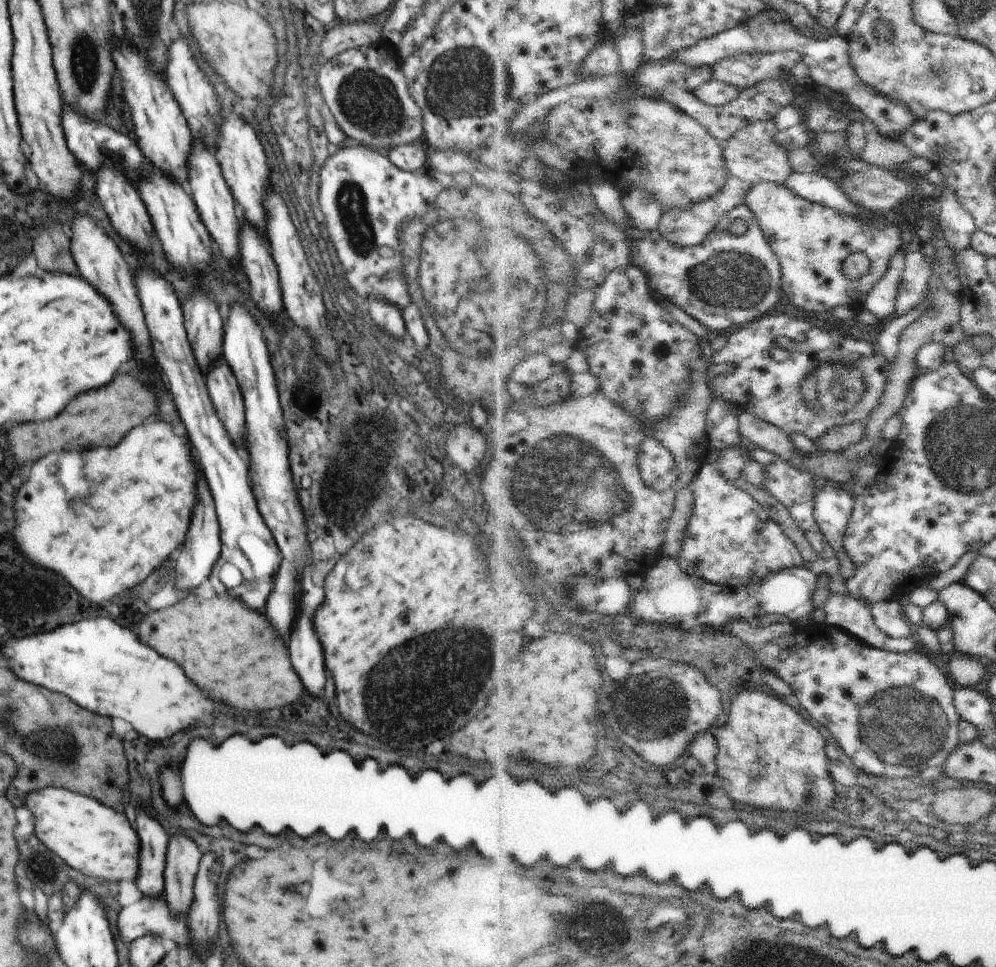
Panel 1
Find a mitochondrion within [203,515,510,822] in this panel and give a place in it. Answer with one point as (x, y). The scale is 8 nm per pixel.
(409, 682)

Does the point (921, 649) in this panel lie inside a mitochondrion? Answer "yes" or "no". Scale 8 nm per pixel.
no

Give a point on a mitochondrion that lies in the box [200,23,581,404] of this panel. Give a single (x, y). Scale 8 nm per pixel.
(467, 80)

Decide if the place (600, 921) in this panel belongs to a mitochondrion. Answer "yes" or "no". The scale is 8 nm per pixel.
yes

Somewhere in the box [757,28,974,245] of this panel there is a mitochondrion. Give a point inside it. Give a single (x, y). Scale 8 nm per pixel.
(938, 74)

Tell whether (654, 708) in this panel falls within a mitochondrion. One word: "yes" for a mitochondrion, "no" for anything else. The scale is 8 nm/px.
yes

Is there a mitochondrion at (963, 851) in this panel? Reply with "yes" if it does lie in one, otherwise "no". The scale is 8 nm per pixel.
no

